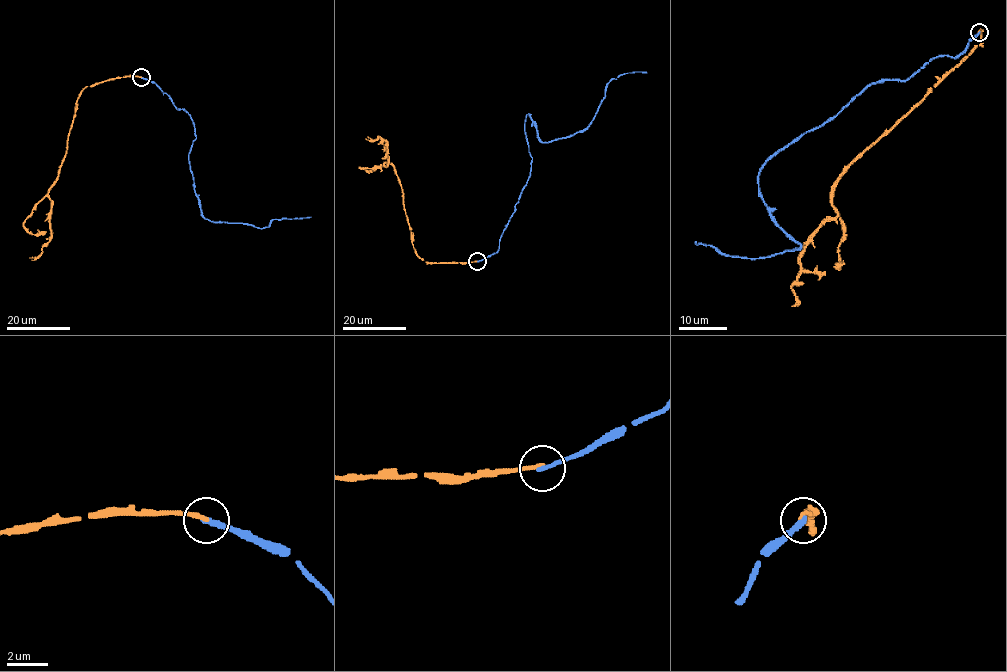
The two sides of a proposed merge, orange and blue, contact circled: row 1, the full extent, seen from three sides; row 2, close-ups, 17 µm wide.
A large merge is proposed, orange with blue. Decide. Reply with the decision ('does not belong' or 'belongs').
does not belong

